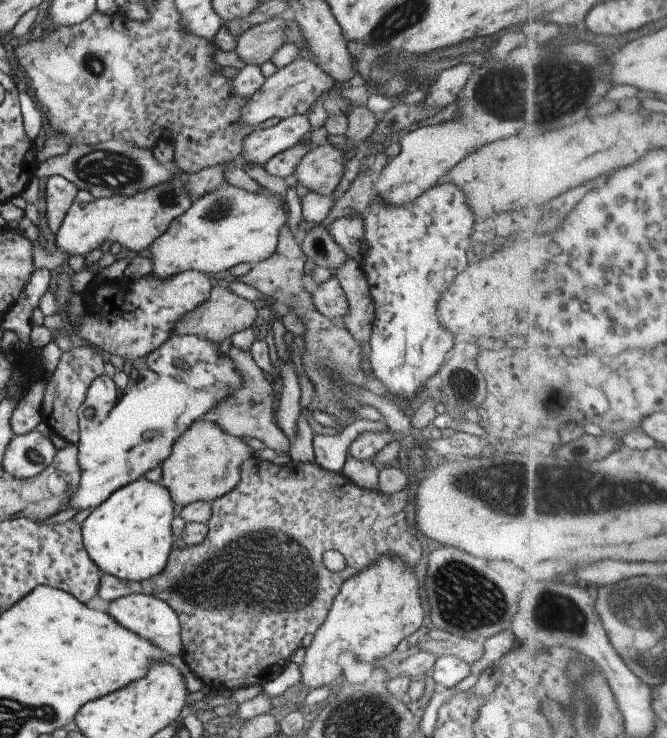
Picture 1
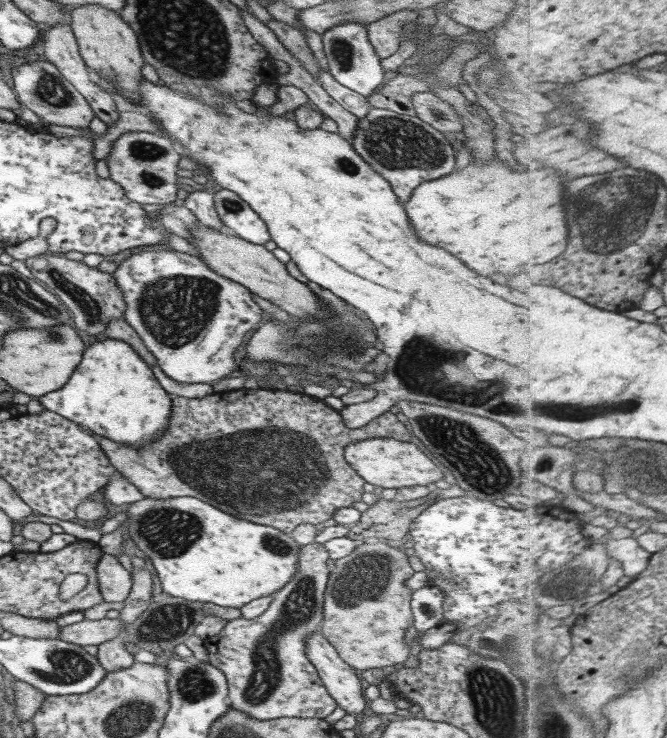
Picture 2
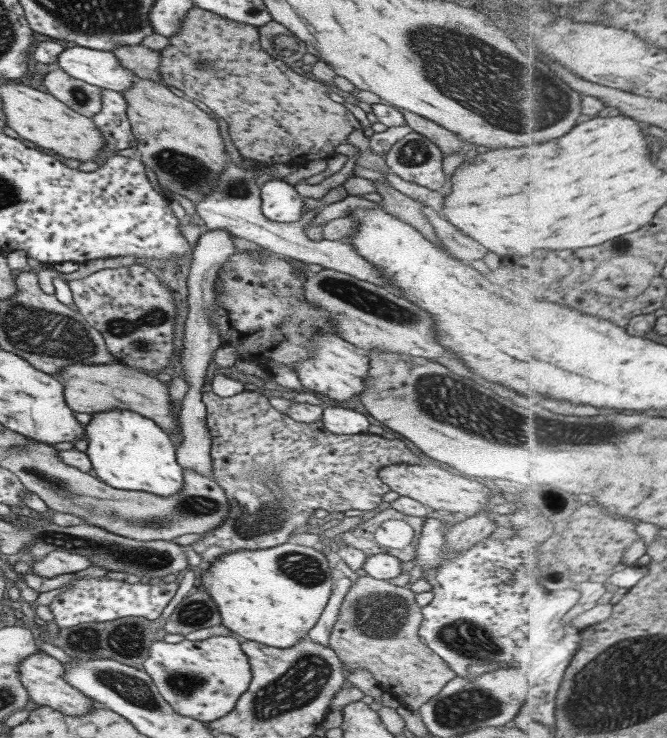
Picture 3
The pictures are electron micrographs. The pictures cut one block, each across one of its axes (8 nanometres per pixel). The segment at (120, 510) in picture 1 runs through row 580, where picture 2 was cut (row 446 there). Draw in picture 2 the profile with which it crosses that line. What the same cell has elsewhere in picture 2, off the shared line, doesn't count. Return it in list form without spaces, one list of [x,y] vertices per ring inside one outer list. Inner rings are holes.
[[[109,337],[87,344],[65,385],[36,400],[45,410],[77,423],[79,428],[135,450],[161,438],[172,408],[171,396],[161,388],[135,349],[125,341]]]

